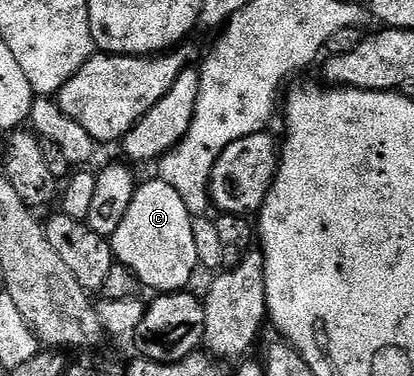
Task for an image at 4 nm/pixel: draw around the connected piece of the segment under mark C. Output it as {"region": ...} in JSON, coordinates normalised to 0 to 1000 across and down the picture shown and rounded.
{"region":[[[370,476],[372,481],[362,481],[355,492],[336,489],[331,500],[324,505],[324,527],[319,529],[319,540],[309,551],[309,572],[300,572],[297,588],[290,593],[290,604],[280,604],[280,614],[275,617],[271,633],[271,660],[275,668],[275,681],[280,686],[283,702],[287,705],[307,705],[326,731],[331,731],[336,750],[345,761],[353,758],[362,769],[374,769],[370,777],[374,782],[389,785],[396,779],[425,779],[452,766],[449,758],[459,745],[469,737],[469,723],[481,723],[483,707],[478,699],[478,681],[473,678],[473,646],[464,646],[464,593],[469,590],[469,580],[461,577],[459,564],[454,561],[454,551],[444,551],[444,529],[435,529],[435,519],[428,508],[415,497],[406,497],[406,487],[396,487],[389,476]]]}

